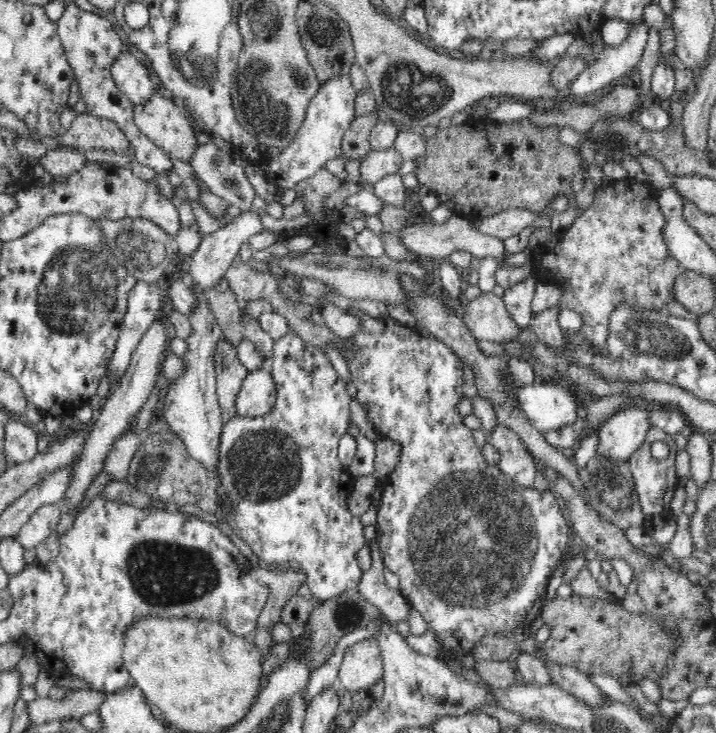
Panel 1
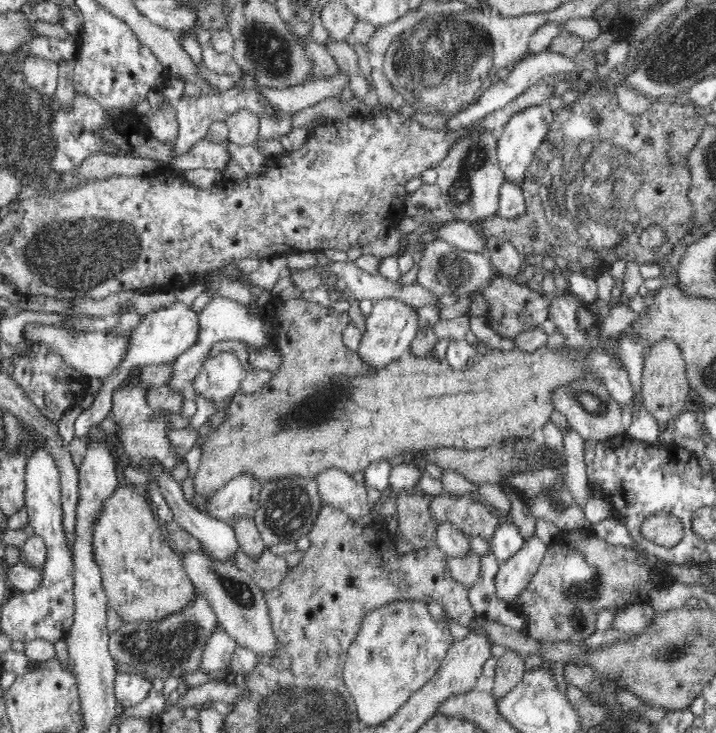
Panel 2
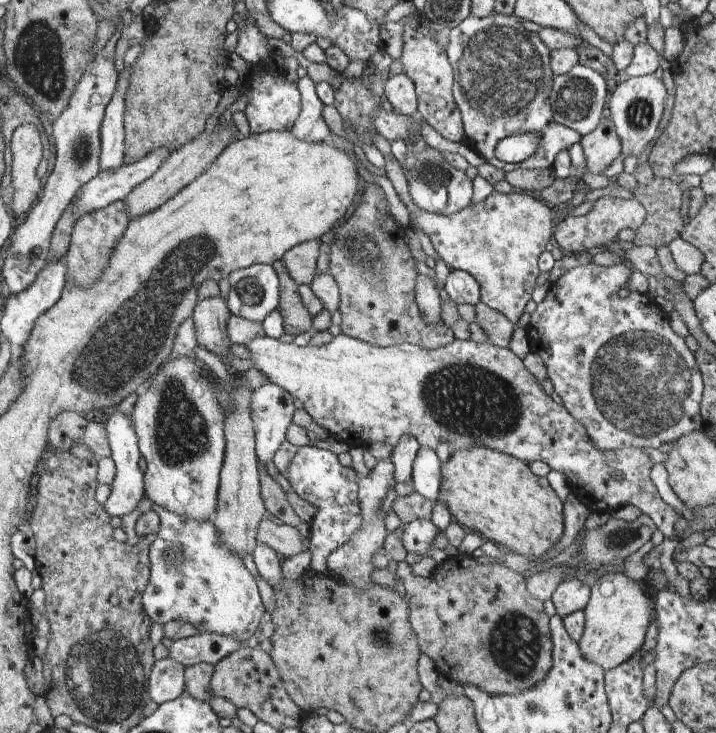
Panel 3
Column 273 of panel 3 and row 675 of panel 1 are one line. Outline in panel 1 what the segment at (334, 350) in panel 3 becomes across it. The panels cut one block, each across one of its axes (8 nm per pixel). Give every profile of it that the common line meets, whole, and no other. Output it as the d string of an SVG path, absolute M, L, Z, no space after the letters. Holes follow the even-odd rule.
M375 639L358 641L345 650L338 670L338 685L356 693L369 690L380 678L383 678L383 664Z

